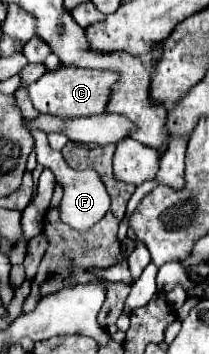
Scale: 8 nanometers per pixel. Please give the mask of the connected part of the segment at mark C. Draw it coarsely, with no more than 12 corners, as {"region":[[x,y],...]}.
{"region":[[60,67],[28,85],[40,113],[106,111],[114,71]]}

